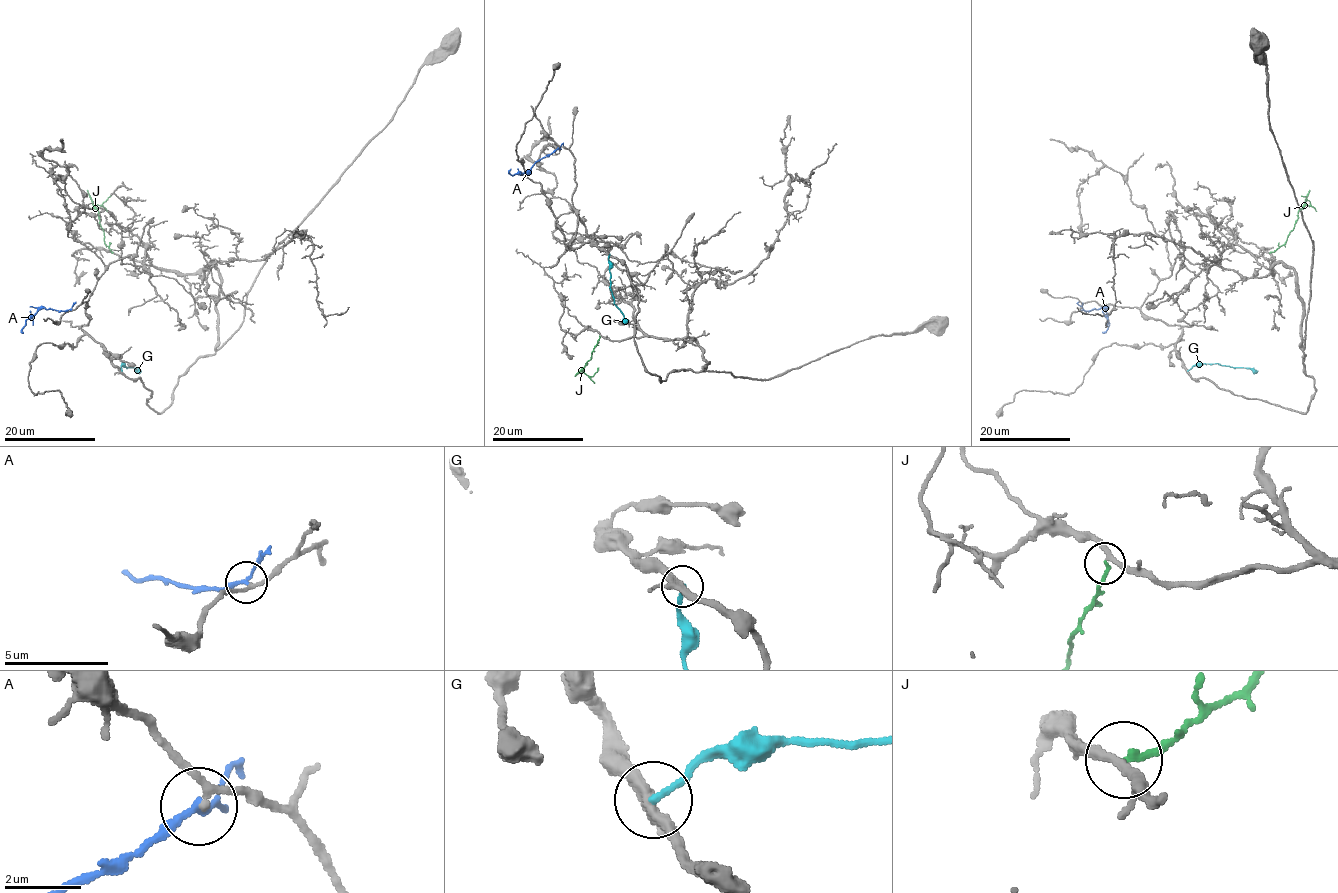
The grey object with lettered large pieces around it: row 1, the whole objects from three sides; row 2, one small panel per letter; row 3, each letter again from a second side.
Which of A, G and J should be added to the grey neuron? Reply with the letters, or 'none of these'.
none of these

